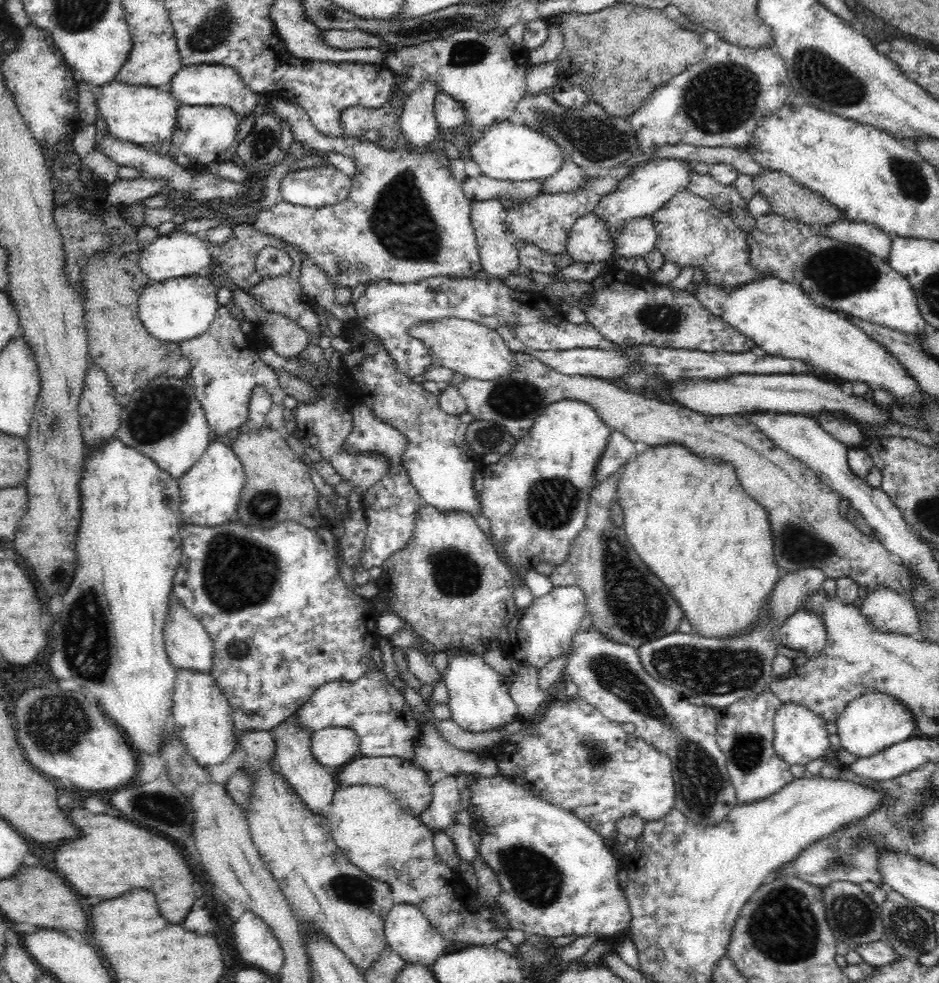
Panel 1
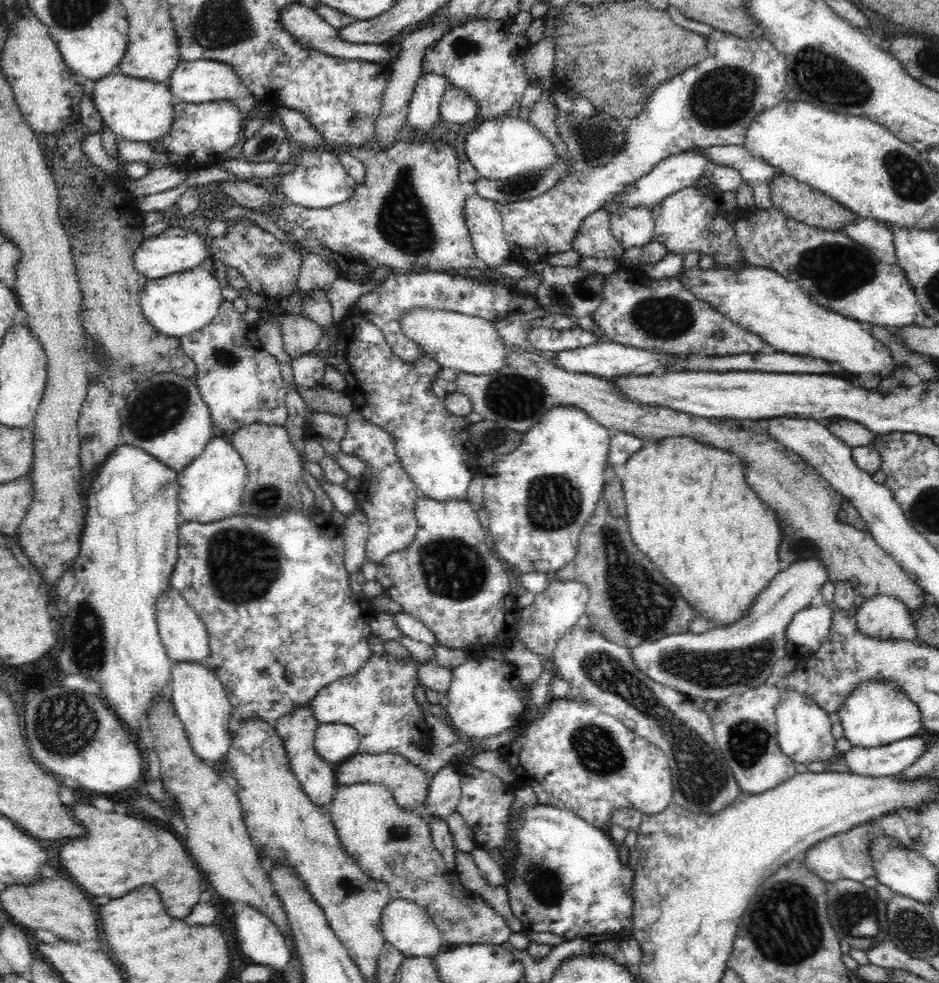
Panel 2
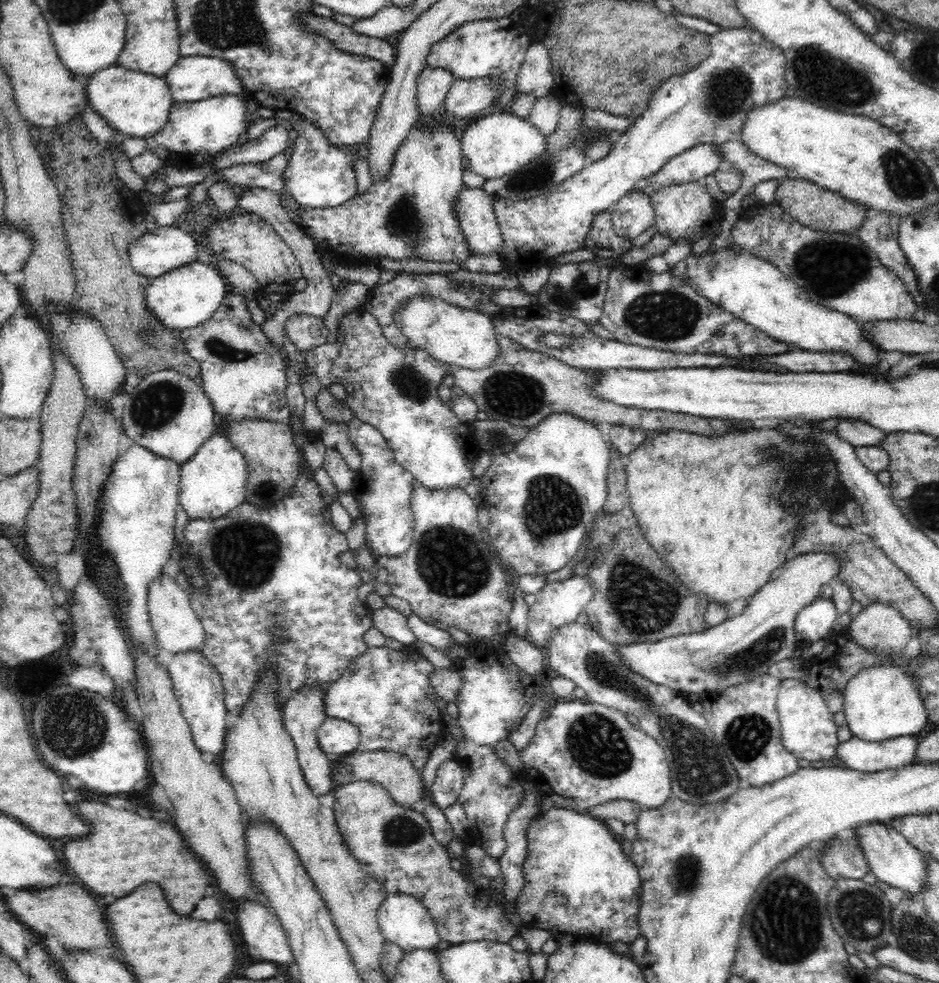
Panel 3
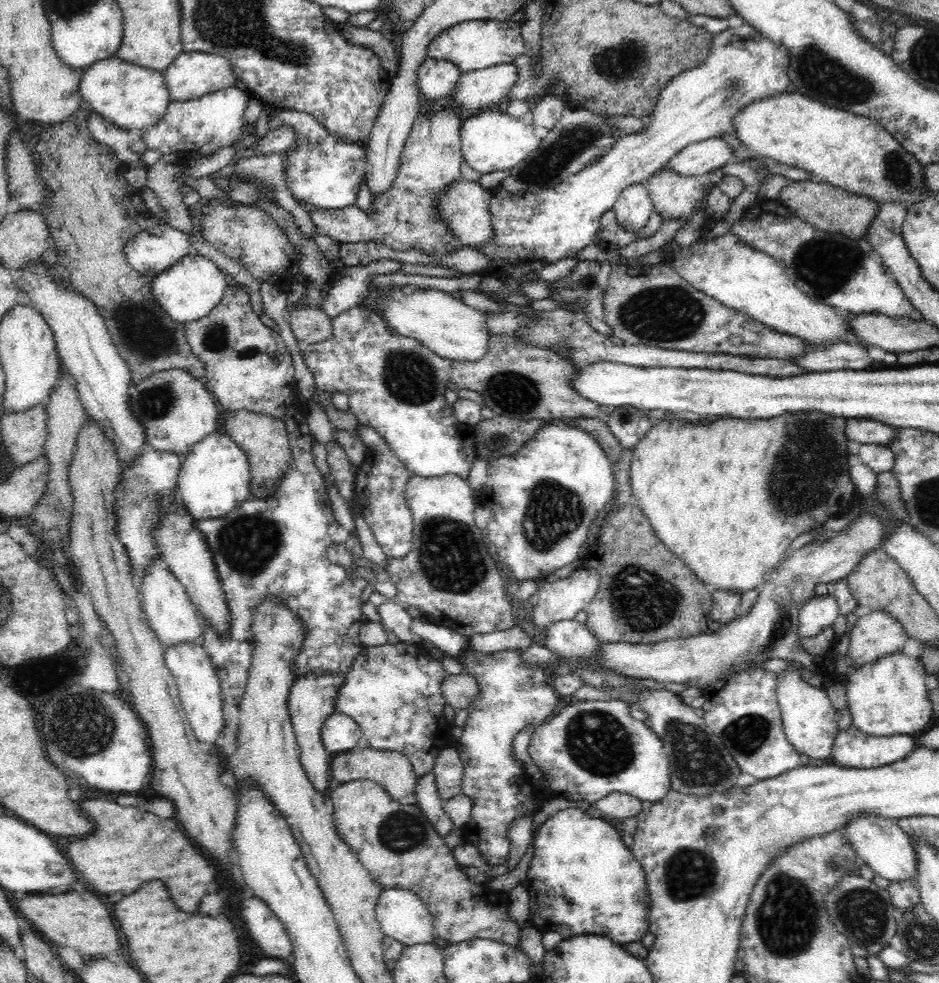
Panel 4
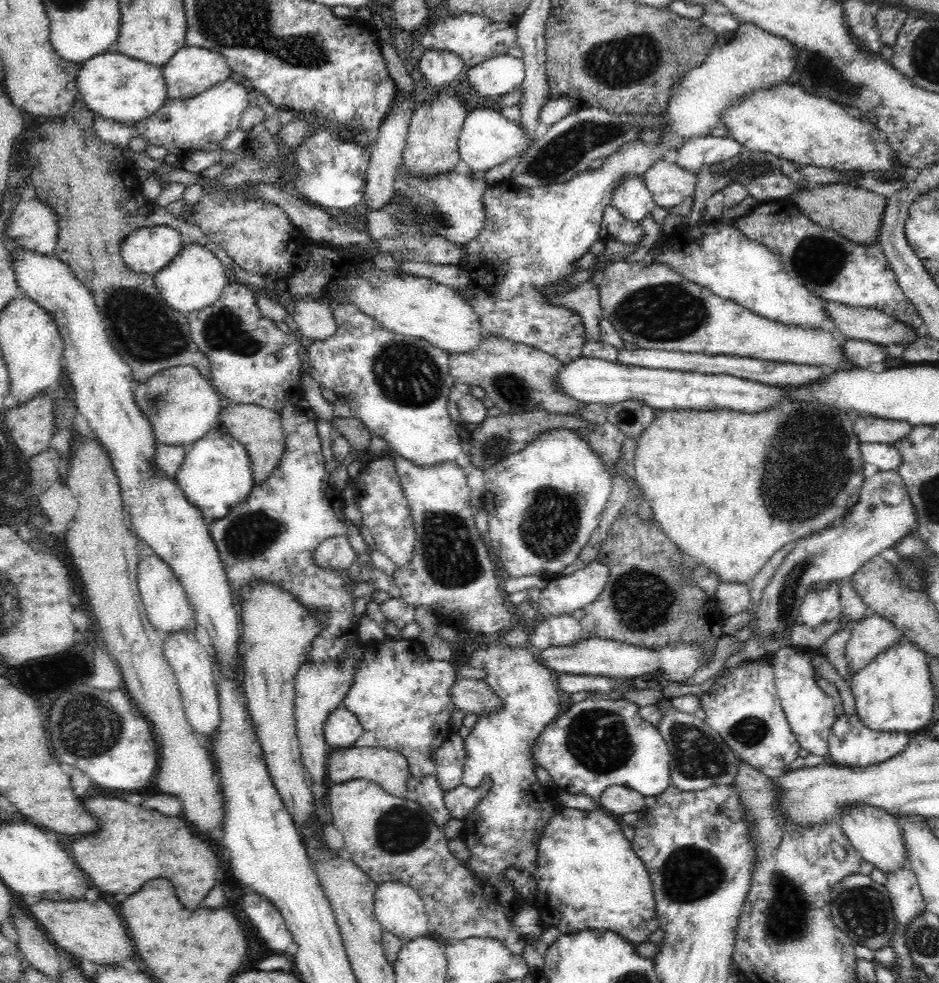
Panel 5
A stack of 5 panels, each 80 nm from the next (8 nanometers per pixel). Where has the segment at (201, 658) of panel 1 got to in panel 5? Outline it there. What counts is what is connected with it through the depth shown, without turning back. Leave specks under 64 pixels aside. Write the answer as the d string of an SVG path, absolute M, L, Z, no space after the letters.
M156 555L146 556L138 563L138 588L145 606L149 621L156 630L166 635L174 632L194 632L196 630L196 619L194 609L186 596L184 587L176 579L172 569Z

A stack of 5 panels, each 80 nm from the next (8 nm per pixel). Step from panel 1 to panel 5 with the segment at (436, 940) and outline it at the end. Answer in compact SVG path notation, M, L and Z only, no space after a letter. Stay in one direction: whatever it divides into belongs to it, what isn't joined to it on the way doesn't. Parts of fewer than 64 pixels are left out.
M401 882L378 883L374 894L374 910L376 920L386 932L401 938L404 942L420 938L420 936L432 935L429 928L429 918L421 896L407 884Z

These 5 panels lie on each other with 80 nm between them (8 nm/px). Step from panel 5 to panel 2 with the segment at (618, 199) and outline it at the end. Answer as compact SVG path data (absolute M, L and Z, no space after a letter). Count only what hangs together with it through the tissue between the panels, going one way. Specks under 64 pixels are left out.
M618 206L611 215L611 233L625 250L632 246L646 246L654 238L655 220L645 206Z

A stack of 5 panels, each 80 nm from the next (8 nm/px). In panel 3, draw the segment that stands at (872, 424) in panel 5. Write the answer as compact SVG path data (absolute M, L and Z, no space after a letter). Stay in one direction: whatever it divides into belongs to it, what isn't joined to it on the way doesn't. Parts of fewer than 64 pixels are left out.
M840 419L835 426L835 432L854 447L880 446L887 435L871 424L850 419Z

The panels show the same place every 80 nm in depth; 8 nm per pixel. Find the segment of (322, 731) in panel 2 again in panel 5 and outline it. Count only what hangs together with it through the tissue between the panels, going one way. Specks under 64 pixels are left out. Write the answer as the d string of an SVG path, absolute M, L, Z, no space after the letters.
M343 704L330 713L323 728L326 742L331 749L350 748L363 733L360 721Z

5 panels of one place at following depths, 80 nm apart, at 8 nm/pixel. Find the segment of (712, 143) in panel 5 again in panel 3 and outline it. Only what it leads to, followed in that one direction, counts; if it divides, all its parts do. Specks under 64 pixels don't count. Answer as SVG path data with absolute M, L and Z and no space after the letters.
M698 144L684 150L668 160L656 175L650 176L646 184L637 191L651 197L664 186L688 184L688 182L714 175L723 161L717 146L718 144Z

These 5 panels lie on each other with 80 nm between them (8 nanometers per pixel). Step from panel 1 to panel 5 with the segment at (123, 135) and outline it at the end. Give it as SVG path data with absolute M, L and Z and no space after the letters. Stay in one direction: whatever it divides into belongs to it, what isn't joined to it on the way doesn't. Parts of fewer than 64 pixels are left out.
M114 49L81 64L76 78L80 100L96 114L136 124L156 114L167 100L167 85L160 67L120 55Z

